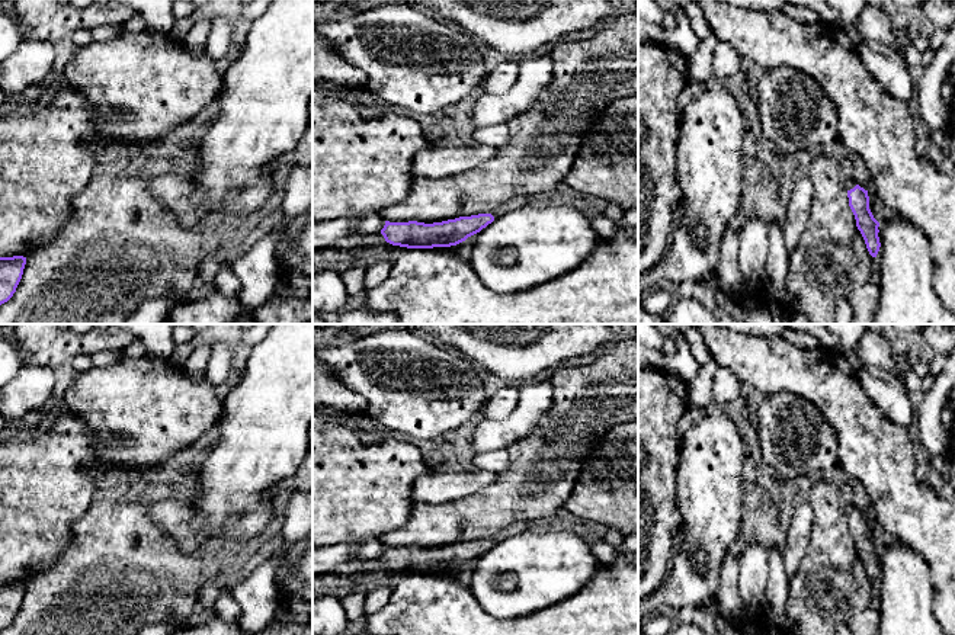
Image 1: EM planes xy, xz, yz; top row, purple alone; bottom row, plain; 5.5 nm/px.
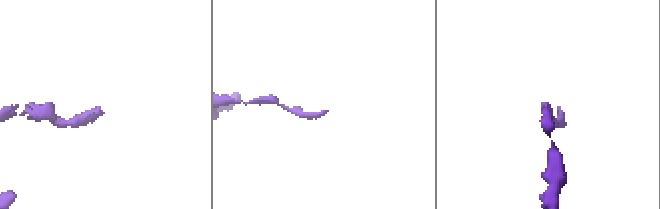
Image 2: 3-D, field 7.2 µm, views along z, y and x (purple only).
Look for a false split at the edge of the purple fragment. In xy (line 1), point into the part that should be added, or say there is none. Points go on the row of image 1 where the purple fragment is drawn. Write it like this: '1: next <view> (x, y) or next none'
1: next none

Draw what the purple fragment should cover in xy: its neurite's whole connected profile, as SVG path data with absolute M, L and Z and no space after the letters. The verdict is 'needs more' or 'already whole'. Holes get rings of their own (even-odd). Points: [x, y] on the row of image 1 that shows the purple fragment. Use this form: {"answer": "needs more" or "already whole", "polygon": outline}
{"answer": "already whole", "polygon": "M0 257L0 305L7 302L22 279L26 257Z"}

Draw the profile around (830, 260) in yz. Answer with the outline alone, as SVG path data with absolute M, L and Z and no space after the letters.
M815 151L808 177L814 187L813 208L799 241L789 253L788 310L791 315L805 315L810 324L834 324L837 304L871 279L875 257L856 227L837 157Z

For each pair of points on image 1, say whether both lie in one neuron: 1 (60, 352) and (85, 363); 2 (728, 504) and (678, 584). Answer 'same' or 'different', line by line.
1: different
2: same

